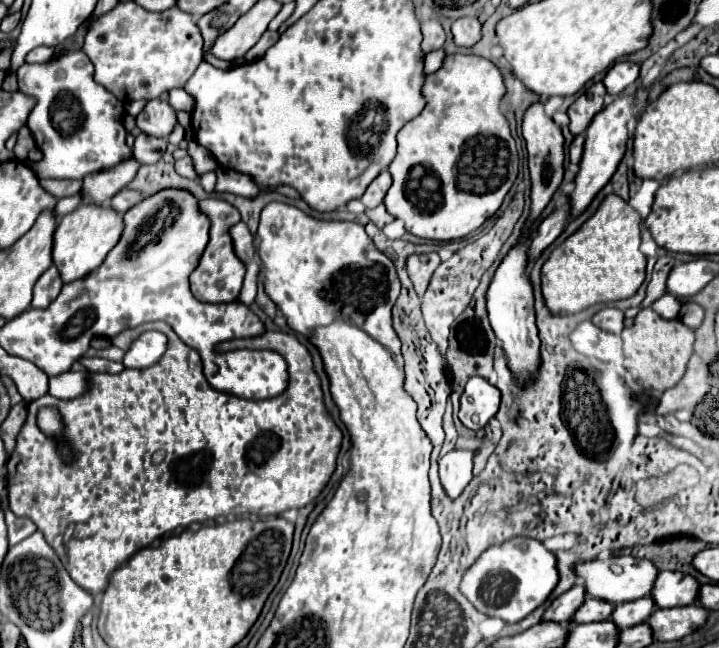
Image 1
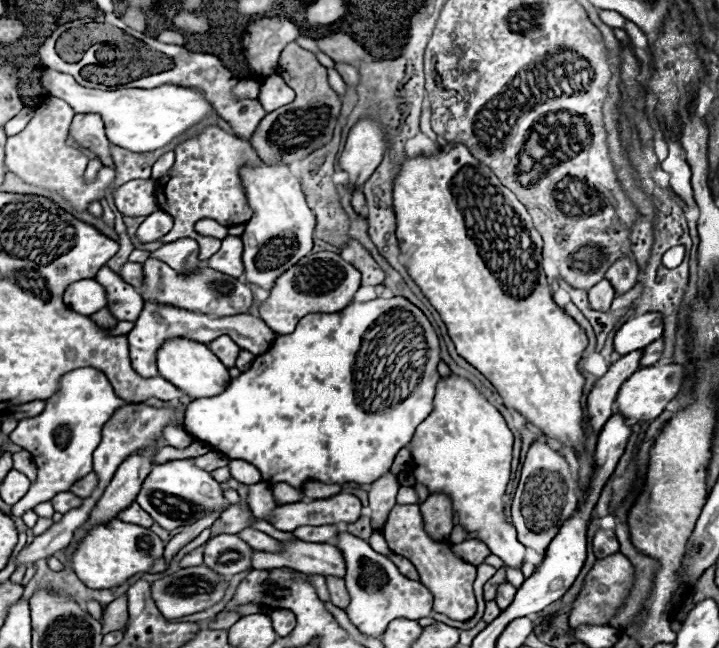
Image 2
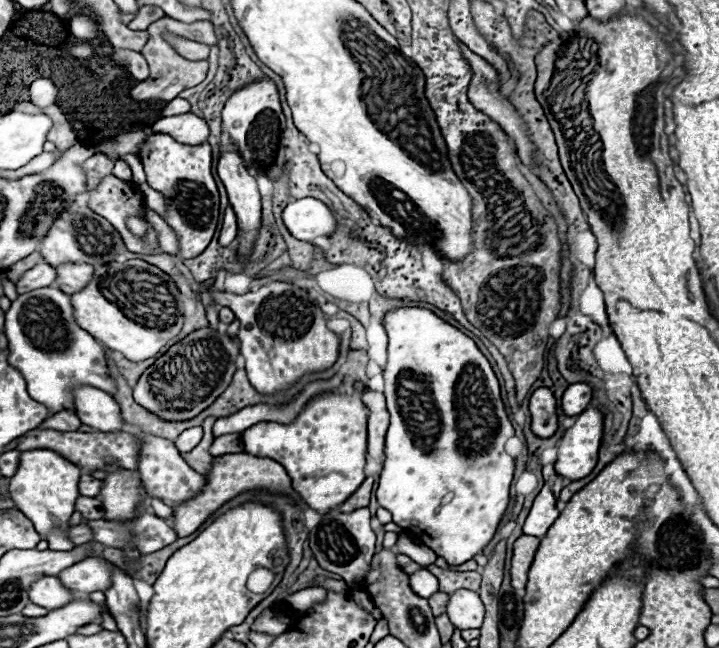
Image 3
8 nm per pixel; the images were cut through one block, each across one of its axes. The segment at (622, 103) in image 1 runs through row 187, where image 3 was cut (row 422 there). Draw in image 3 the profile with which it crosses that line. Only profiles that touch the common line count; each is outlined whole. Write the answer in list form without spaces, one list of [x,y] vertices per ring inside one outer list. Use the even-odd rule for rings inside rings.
[[[598,408],[584,410],[576,424],[562,436],[558,448],[556,472],[568,480],[580,480],[592,472],[598,460],[598,448],[602,440],[604,418]]]

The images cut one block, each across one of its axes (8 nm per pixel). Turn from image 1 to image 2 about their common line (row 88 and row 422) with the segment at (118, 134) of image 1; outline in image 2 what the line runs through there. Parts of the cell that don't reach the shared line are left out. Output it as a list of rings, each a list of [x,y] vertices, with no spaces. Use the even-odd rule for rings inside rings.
[[[78,368],[60,378],[58,392],[46,400],[46,408],[40,416],[20,420],[10,440],[28,450],[38,468],[36,482],[28,494],[12,506],[14,516],[22,516],[40,502],[48,502],[58,492],[66,492],[76,480],[92,472],[92,452],[100,444],[100,432],[106,420],[112,418],[116,408],[128,404],[120,398],[108,378],[96,368]]]

